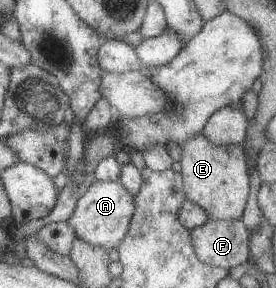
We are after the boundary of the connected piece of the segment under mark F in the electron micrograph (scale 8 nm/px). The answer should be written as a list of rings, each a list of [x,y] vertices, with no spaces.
[[[208,220],[189,232],[193,250],[206,265],[231,270],[250,259],[250,235],[241,220]]]

